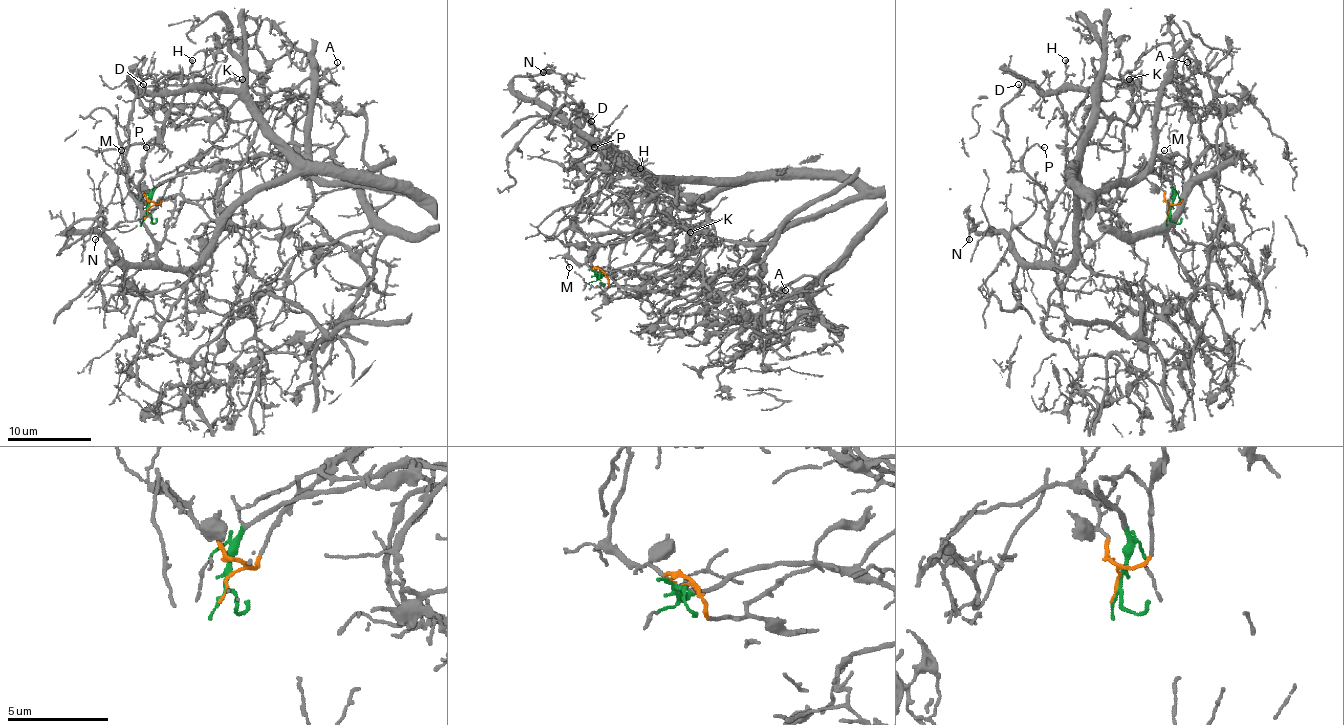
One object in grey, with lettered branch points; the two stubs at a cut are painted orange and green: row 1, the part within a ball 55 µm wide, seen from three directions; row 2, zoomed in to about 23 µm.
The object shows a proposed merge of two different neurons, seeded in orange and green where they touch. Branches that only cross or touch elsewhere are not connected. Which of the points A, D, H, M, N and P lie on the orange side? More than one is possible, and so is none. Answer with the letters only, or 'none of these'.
A, M

